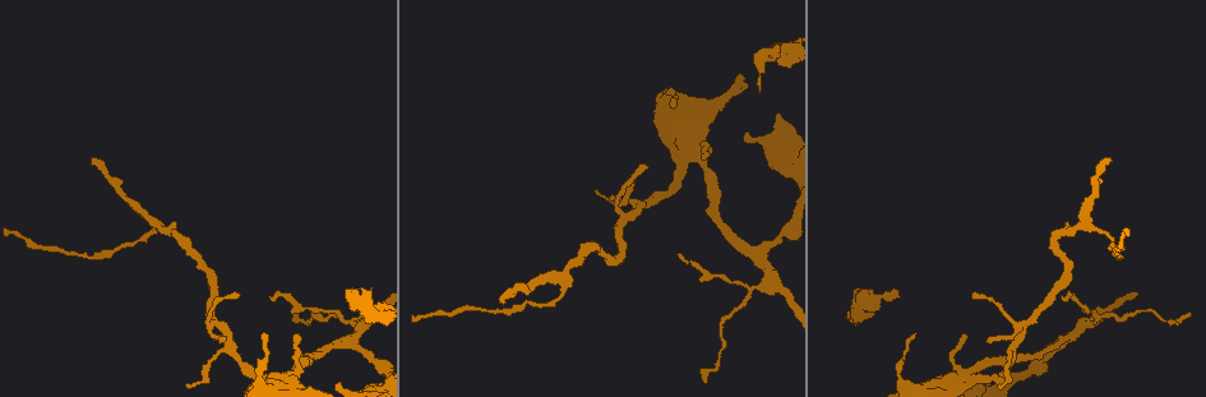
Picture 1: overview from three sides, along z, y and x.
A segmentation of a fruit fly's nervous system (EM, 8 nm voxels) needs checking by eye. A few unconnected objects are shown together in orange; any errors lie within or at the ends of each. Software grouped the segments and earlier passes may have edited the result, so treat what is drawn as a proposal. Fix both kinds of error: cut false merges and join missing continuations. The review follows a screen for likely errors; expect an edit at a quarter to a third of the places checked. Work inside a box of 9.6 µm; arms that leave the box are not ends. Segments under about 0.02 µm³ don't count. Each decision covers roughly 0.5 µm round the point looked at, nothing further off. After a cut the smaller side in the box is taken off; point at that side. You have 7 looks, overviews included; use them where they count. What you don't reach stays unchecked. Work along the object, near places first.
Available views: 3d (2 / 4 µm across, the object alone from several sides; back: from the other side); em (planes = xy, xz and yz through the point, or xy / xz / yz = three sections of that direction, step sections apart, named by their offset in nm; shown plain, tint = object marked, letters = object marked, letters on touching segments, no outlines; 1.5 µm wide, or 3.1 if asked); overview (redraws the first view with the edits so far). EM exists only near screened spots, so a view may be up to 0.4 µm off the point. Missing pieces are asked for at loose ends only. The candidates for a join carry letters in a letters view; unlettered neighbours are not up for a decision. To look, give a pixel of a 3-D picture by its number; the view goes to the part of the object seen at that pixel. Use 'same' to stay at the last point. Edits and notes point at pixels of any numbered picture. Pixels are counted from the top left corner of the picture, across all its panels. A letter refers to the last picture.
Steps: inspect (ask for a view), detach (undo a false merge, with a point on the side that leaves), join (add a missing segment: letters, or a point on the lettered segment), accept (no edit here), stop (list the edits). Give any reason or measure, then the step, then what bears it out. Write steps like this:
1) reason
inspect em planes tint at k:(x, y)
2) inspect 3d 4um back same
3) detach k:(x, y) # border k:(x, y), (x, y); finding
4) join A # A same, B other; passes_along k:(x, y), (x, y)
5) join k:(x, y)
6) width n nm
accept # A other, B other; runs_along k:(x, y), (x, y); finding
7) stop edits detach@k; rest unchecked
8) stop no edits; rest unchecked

sharp bend
inspect em yz step 4 letters at 1:(1056, 237)

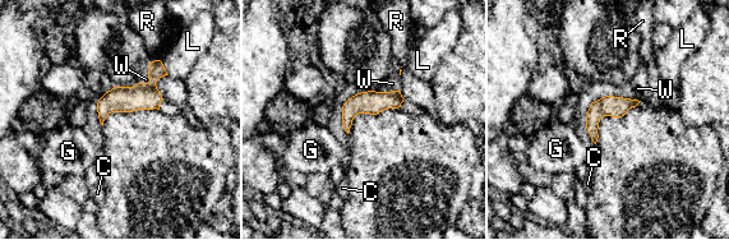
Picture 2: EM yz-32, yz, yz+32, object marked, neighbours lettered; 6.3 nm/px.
longest_contact W 360 nm
accept # C other, G other, L other, R other, W other; border 2:(641, 101), (601, 96), (586, 112); one cell here

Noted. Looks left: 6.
free end
inspect 3d 4um at 1:(997, 385)

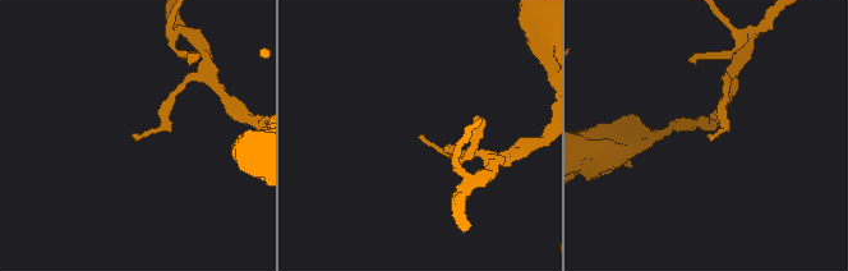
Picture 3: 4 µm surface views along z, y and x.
shape alone is not enough
inspect em planes plain at 3:(420, 136)

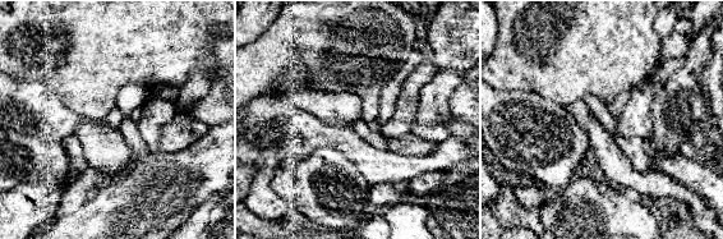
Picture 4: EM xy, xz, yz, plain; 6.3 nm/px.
what lies round it
inspect em planes letters same

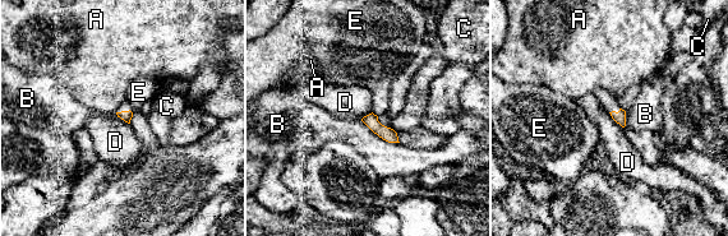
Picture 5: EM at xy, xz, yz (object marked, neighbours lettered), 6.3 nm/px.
width 70 nm
accept # A other, B other, C other, D other, E other; border 5:(608, 112), (622, 128); no lettered segment goes on from it

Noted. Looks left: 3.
inspect 3d 4um at 1:(960, 380)

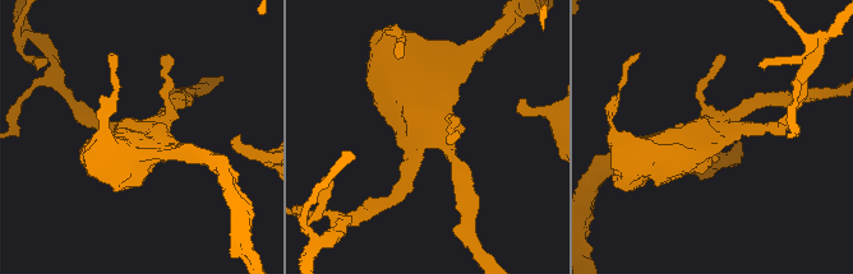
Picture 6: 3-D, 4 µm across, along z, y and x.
inspect em planes plain at 6:(429, 133)

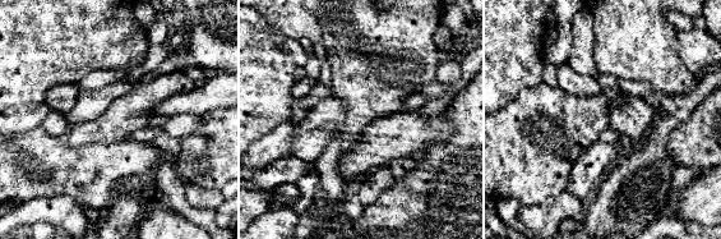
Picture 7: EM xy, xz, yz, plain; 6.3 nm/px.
see the neighbours
inspect em planes letters same

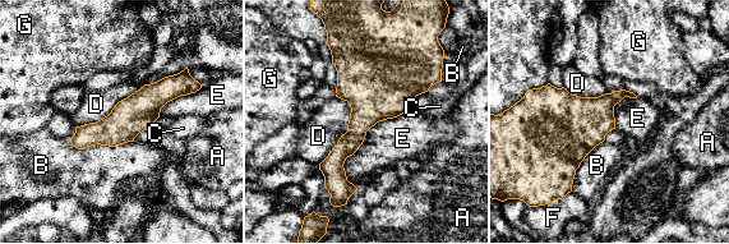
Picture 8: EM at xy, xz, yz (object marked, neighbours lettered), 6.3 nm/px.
width 220 nm
accept # A other, B other, C other, D other, E other, F other, G other; runs_along 8:(197, 86), (74, 141); one cell here

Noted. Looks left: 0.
stop no edits; rest unchecked

